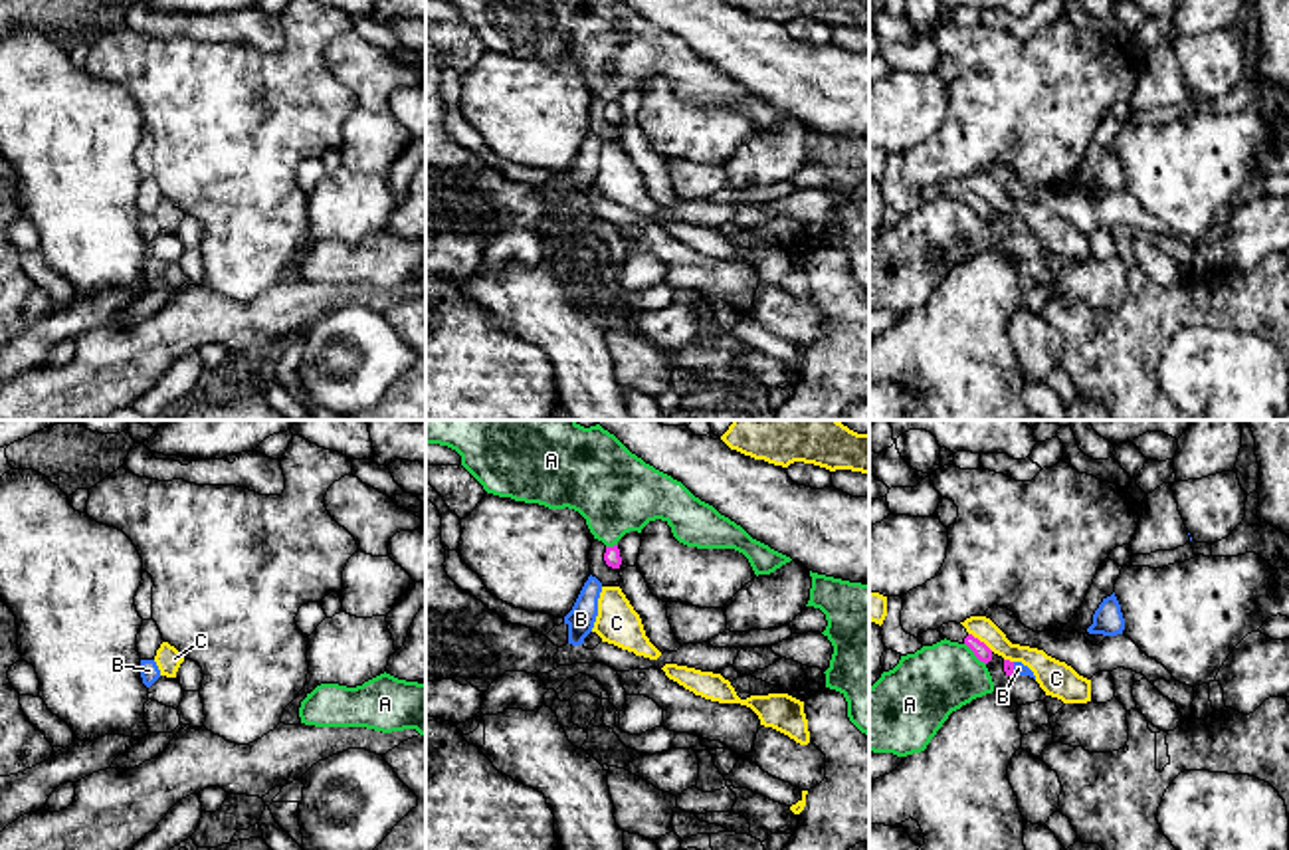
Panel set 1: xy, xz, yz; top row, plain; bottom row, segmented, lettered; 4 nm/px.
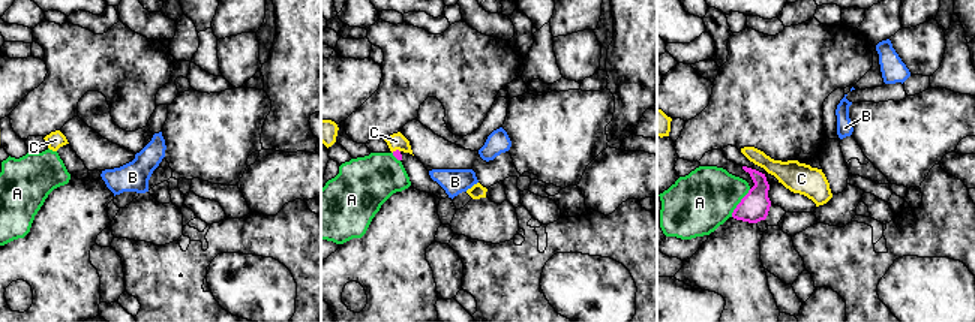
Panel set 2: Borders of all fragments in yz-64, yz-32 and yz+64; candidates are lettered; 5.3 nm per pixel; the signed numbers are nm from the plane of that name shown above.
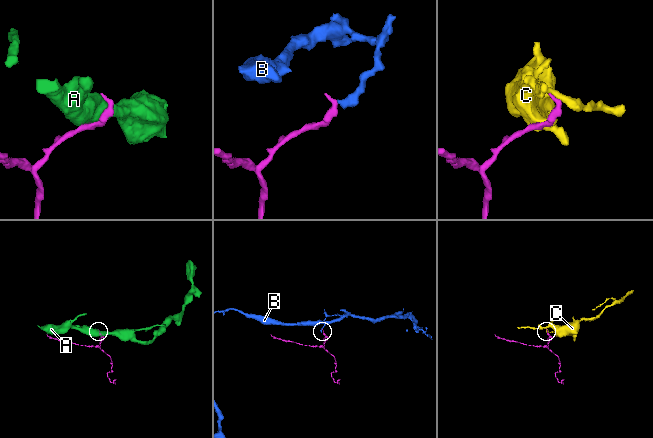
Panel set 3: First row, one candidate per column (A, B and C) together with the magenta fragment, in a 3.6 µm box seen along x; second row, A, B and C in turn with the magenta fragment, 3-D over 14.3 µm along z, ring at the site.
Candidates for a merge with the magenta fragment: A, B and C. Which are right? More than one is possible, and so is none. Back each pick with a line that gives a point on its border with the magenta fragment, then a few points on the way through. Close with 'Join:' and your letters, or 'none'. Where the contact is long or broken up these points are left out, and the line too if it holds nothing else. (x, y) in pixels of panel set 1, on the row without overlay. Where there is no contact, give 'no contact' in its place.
B: meets magenta in yz at (1012, 224); runs through yz (1008, 222), (1012, 224), (1018, 224)
Join: B

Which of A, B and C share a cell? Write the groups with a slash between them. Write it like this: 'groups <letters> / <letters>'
groups A / B / C

